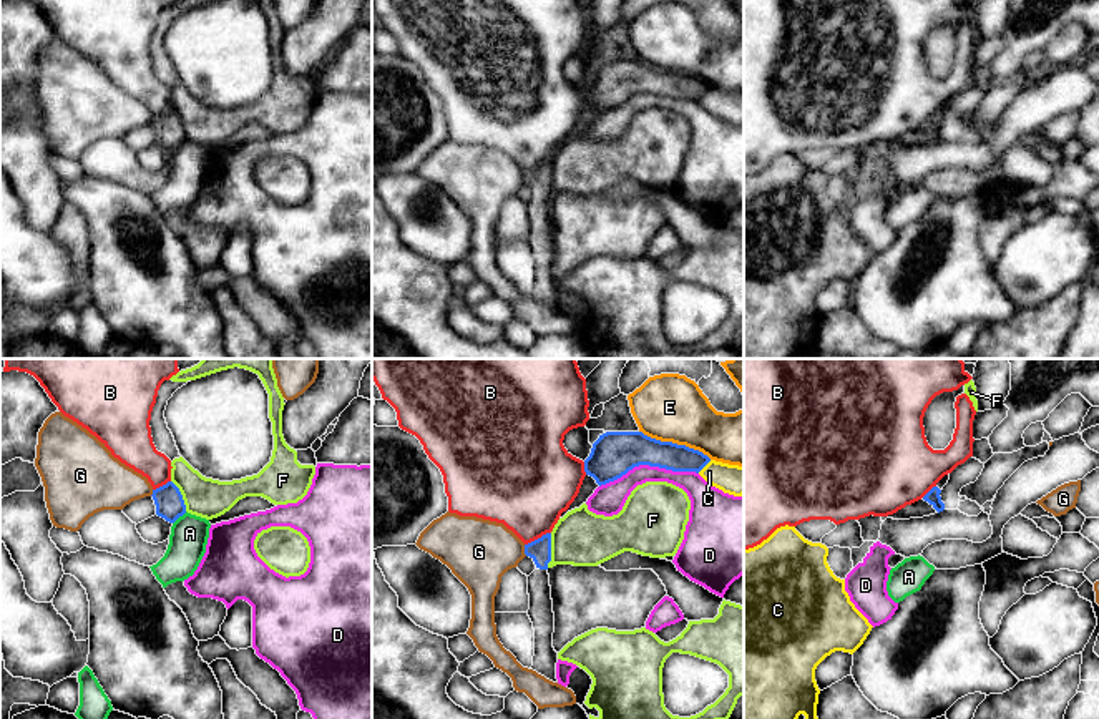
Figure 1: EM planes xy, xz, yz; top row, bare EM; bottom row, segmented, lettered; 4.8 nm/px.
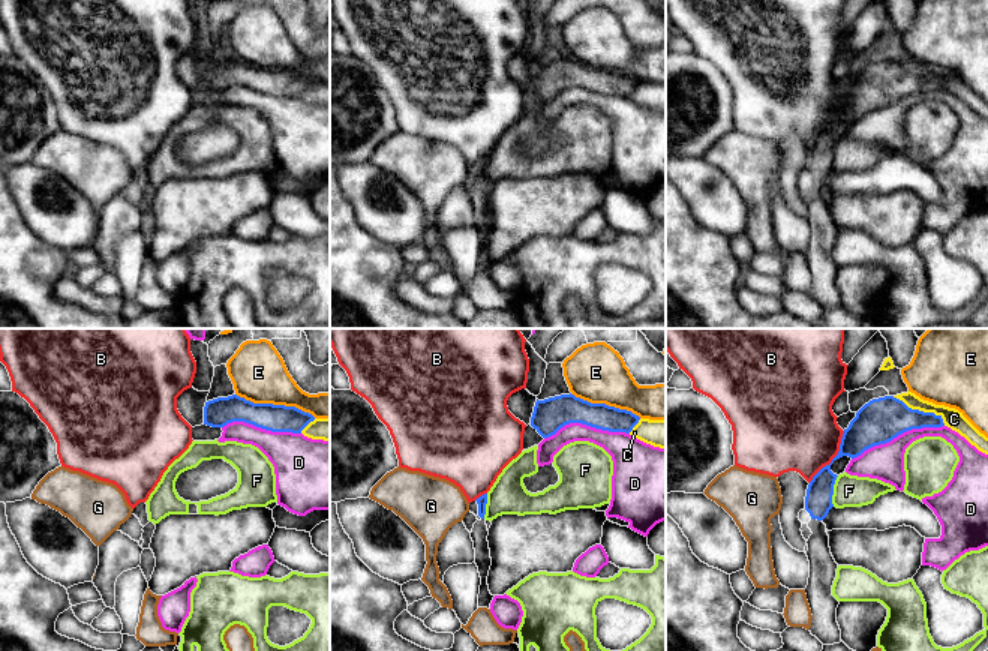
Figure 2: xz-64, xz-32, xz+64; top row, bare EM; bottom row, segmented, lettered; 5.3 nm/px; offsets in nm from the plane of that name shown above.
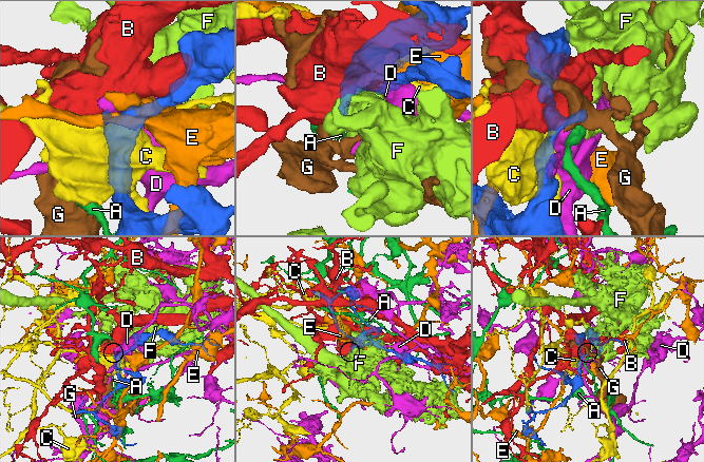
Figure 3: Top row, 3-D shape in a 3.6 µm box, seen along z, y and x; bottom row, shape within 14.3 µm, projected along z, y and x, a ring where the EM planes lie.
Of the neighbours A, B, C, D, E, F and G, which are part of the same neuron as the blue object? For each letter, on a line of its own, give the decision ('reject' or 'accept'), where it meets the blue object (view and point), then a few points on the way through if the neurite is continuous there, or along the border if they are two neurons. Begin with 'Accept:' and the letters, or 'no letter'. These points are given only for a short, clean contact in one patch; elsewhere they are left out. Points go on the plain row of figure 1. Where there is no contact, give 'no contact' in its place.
Accept: no letter
A: reject; meets blue in xy at (180, 143)
B: reject; meets blue in xz at (538, 166); border along xz (550, 160), (525, 173)
C: reject; meets blue in xz at (704, 93)
D: reject; meets blue in xz at (648, 92)
E: reject; meets blue in xz at (676, 72)
F: reject; meets blue in xz at (550, 178)
G: reject; meets blue in xz at (525, 178); border along xz (523, 173), (527, 183)

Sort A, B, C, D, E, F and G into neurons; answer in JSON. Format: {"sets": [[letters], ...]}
{"sets": [["A"], ["B"], ["C"], ["D"], ["E"], ["F"], ["G"]]}

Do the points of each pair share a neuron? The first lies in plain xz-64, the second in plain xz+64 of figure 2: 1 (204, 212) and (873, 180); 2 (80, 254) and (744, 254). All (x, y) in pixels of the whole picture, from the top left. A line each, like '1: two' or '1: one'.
1: two
2: one

